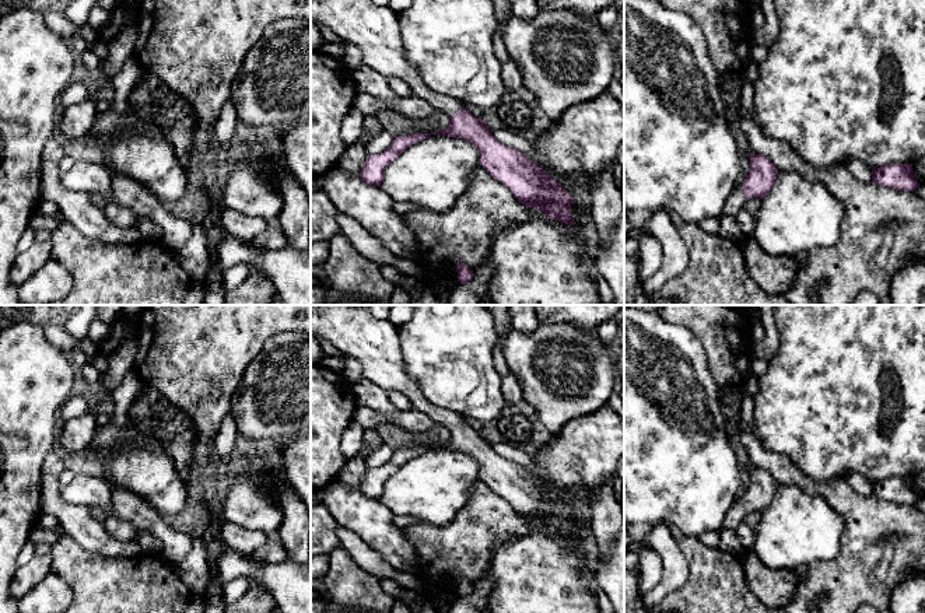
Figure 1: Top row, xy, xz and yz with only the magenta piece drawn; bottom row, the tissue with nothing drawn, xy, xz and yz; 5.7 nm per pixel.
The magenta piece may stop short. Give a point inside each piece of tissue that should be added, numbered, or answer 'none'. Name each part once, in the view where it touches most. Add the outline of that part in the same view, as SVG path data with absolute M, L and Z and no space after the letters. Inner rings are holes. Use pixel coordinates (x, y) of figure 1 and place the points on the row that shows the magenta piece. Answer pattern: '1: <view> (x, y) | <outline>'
1: xz (374, 30) | M311 0L311 21L332 29L346 43L355 45L362 53L362 64L383 77L399 77L406 81L413 94L425 99L435 111L448 116L465 109L456 98L431 90L420 73L406 60L396 14L388 6L378 6L372 0Z

